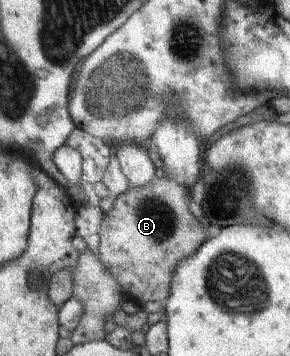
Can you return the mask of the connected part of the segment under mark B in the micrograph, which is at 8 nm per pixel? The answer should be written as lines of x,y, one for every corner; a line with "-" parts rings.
164,175
161,179
158,179
154,183
148,184
147,186
135,187
132,189
129,188
127,192
124,192
121,196
119,196
119,198
117,198
117,200
115,200
113,210
103,214
101,231
99,233
101,238
99,254
102,261
106,264
106,267
112,272
112,275
122,286
122,290
125,292
126,297
132,299
139,305
142,305
147,301
162,301
165,304
168,298
172,295
172,280
174,278
176,268
183,259
187,259
188,257
195,255
199,248
201,248
201,245
205,244
205,241
208,239
206,222
197,220
197,218
191,214
191,210
189,210
189,206
187,206
187,198
185,198
185,196
187,196
185,187
180,185
177,181
174,181

